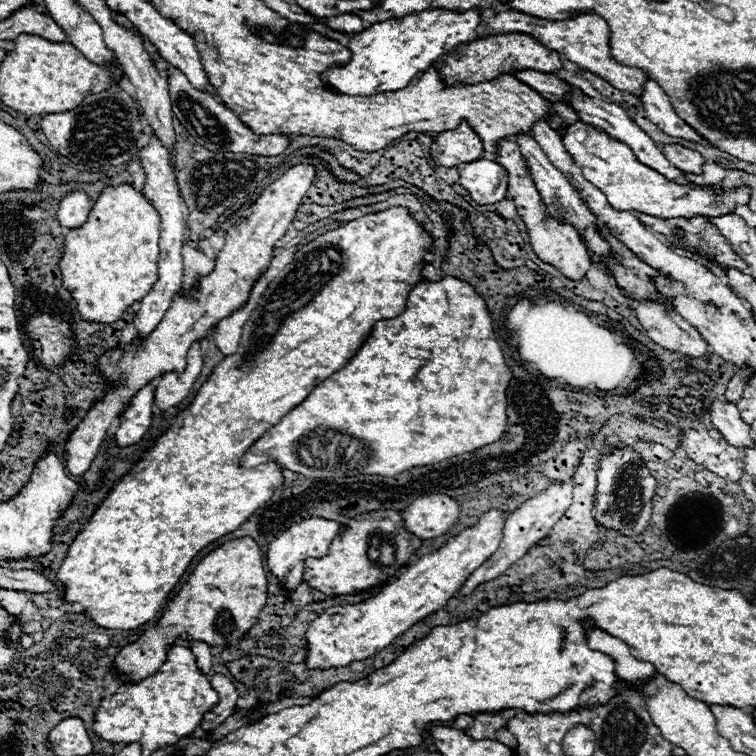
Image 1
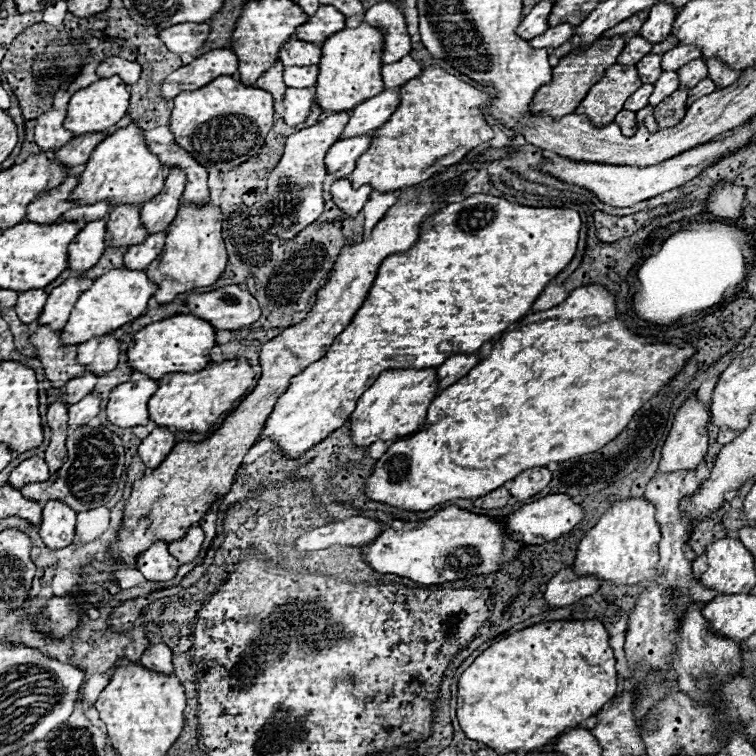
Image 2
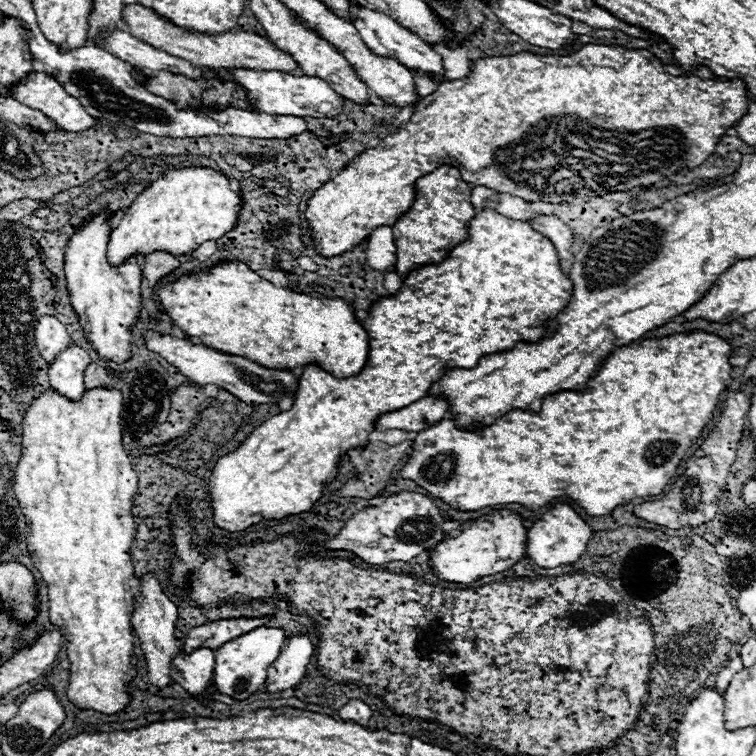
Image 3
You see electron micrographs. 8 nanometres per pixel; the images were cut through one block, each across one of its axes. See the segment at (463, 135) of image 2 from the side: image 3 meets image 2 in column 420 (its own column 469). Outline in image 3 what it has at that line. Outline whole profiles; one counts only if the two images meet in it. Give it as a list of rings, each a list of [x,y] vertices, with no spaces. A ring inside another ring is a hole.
[[[586,44],[580,50],[568,54],[568,56],[542,56],[542,54],[532,54],[532,52],[522,52],[516,56],[502,56],[502,58],[480,58],[472,64],[472,72],[466,78],[444,82],[434,94],[422,98],[416,108],[412,118],[392,132],[386,138],[380,138],[374,148],[366,148],[362,154],[358,154],[348,166],[338,172],[332,180],[328,180],[322,188],[314,192],[314,196],[308,200],[306,208],[306,220],[310,224],[314,248],[320,256],[332,258],[338,254],[344,254],[352,250],[356,244],[352,244],[352,226],[356,228],[366,228],[374,230],[378,226],[392,226],[400,214],[404,214],[410,204],[414,202],[414,180],[420,176],[430,174],[442,164],[454,166],[462,172],[462,178],[472,184],[472,186],[486,186],[490,190],[518,196],[524,200],[542,200],[542,202],[572,202],[572,200],[582,200],[588,196],[602,196],[604,192],[626,192],[636,186],[648,186],[664,176],[674,174],[676,170],[688,166],[700,166],[716,148],[720,136],[726,134],[730,126],[734,126],[744,114],[746,114],[746,100],[748,100],[748,90],[742,80],[732,80],[732,82],[716,82],[716,80],[700,80],[696,74],[688,72],[688,76],[672,76],[664,72],[664,66],[658,56],[654,56],[648,50],[628,50],[624,46],[602,46],[602,44]]]

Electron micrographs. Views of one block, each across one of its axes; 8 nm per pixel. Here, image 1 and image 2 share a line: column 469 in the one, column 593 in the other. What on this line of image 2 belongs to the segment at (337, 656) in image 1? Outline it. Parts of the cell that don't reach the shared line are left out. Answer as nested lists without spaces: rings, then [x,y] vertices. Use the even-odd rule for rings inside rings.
[[[628,498],[610,506],[600,522],[586,532],[586,538],[580,540],[578,556],[574,560],[576,576],[598,576],[598,580],[608,580],[616,586],[630,586],[650,580],[656,572],[654,566],[658,560],[658,543],[661,539],[654,512],[654,506],[644,498]]]

